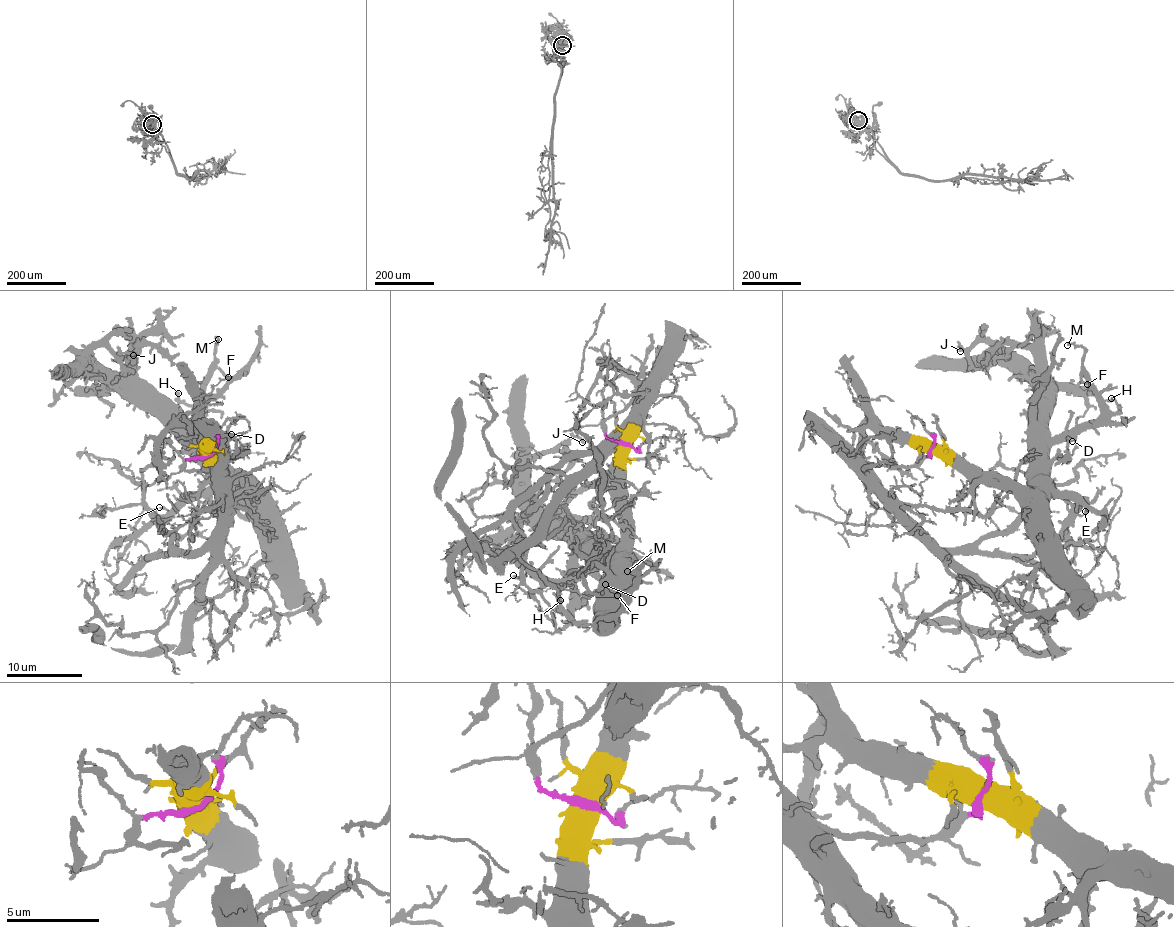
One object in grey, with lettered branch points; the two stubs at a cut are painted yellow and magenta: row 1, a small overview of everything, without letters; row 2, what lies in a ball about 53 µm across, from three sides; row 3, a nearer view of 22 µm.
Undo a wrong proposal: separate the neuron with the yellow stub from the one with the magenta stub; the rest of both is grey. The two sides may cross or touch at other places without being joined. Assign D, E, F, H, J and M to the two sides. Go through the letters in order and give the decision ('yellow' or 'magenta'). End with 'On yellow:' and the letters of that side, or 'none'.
D: yellow
E: yellow
F: yellow
H: yellow
J: yellow
M: yellow
On yellow: D, E, F, H, J, M

